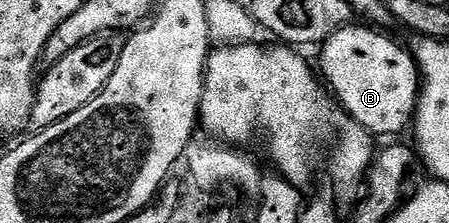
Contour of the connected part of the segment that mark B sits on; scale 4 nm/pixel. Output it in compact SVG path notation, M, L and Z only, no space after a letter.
M350 25L331 33L319 47L320 74L342 109L374 137L401 135L404 131L406 134L419 94L417 64L414 56L410 52L408 55L395 40L369 27Z

